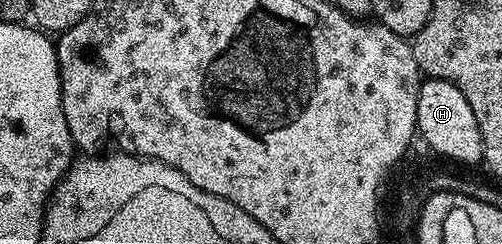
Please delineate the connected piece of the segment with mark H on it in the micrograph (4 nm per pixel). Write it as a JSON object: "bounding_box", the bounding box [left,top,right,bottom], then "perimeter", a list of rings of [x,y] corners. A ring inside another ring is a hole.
{"bounding_box":[417,80,485,165],"perimeter":[[[422,80],[417,96],[417,133],[441,157],[473,165],[485,156],[479,123],[475,123],[471,103],[463,99],[463,91],[459,91],[459,87],[446,81]]]}

